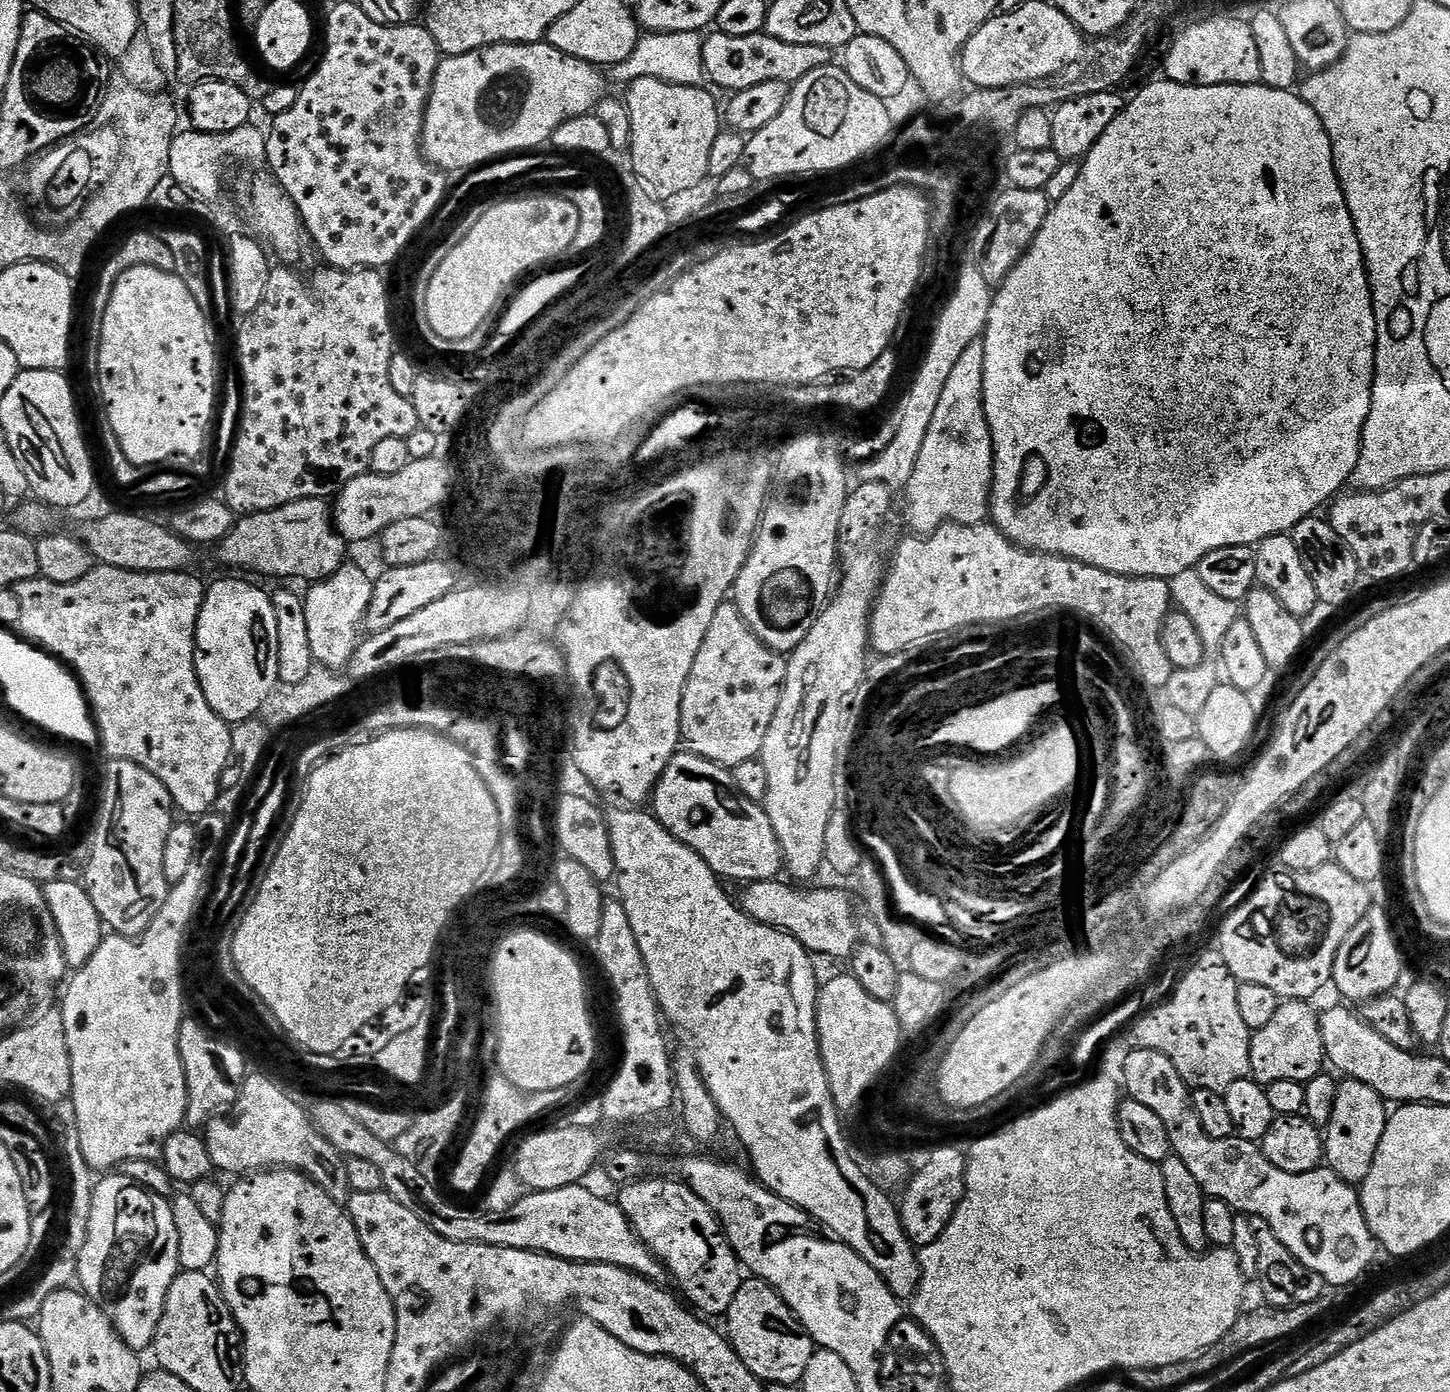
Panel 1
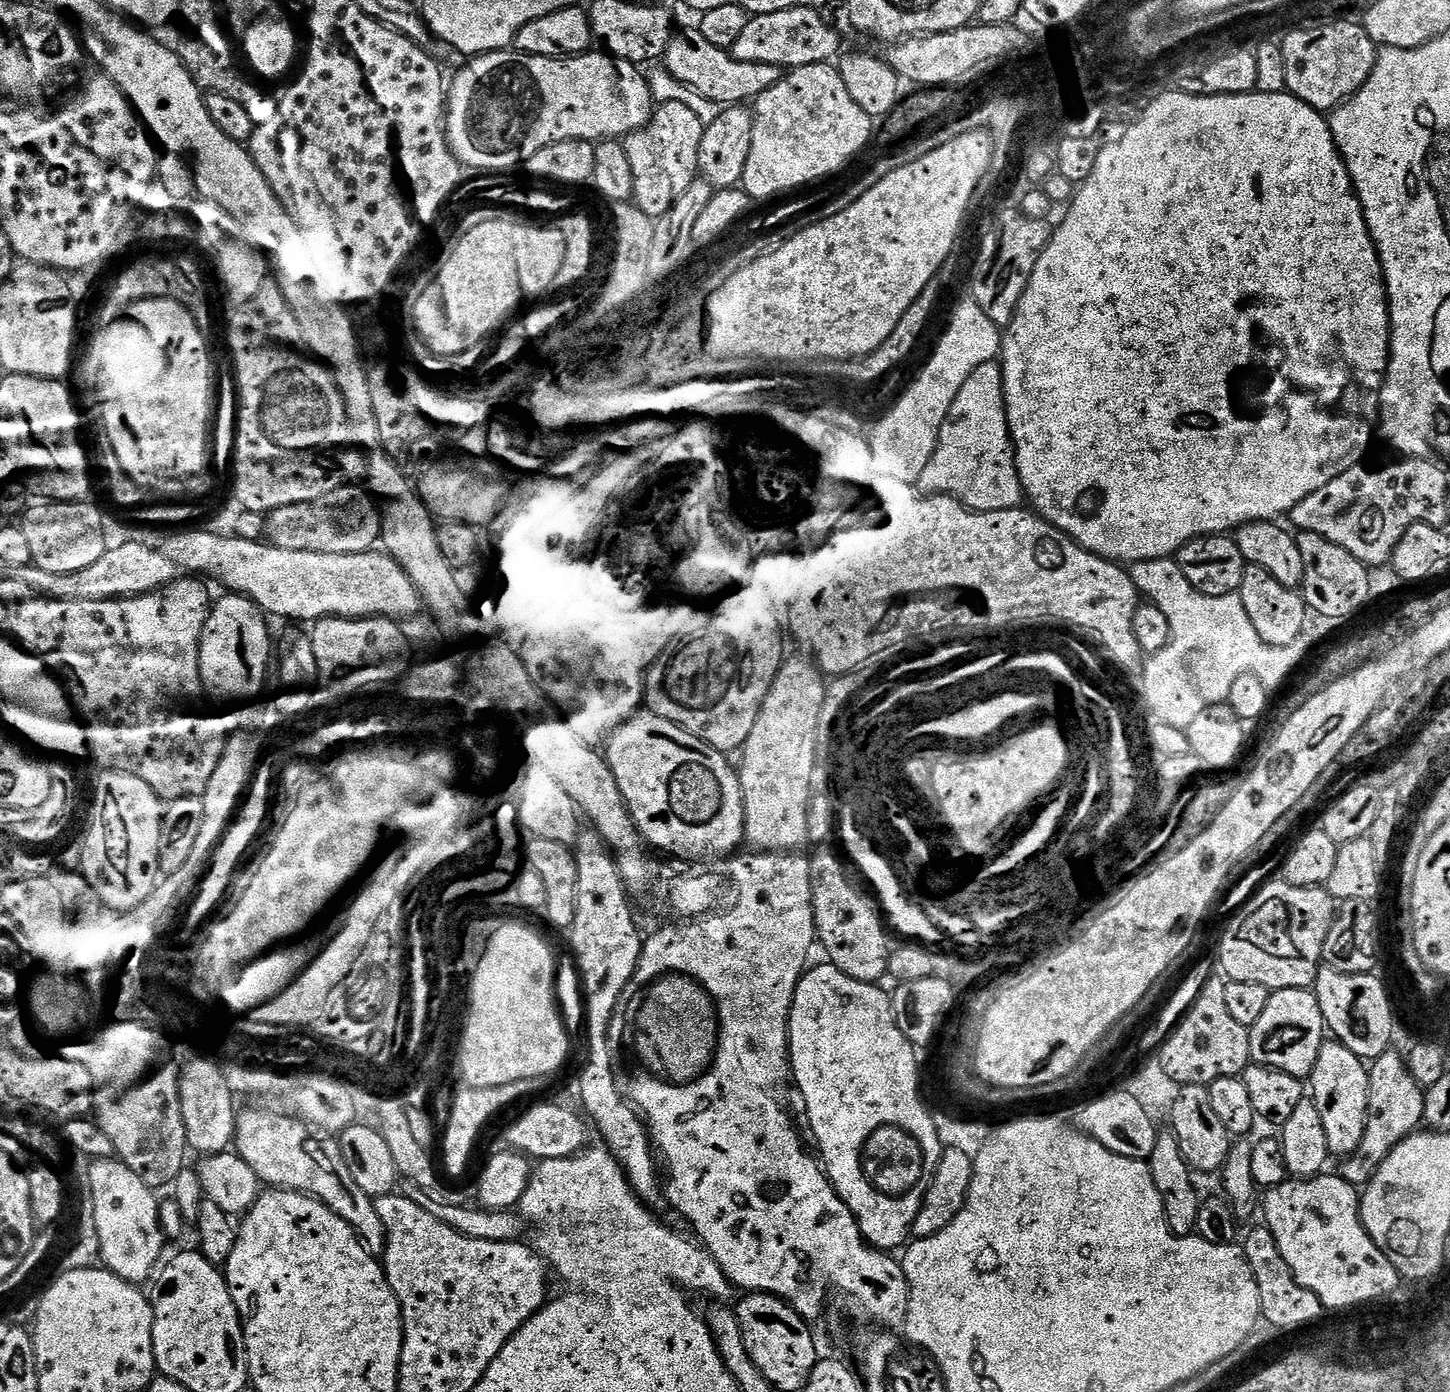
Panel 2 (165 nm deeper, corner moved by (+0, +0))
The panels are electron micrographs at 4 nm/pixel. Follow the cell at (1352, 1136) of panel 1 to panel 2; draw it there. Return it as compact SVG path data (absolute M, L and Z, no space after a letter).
M1325 1042L1310 1077L1310 1097L1316 1103L1333 1157L1347 1158L1358 1150L1368 1122L1368 1074L1370 1068L1339 1042Z

